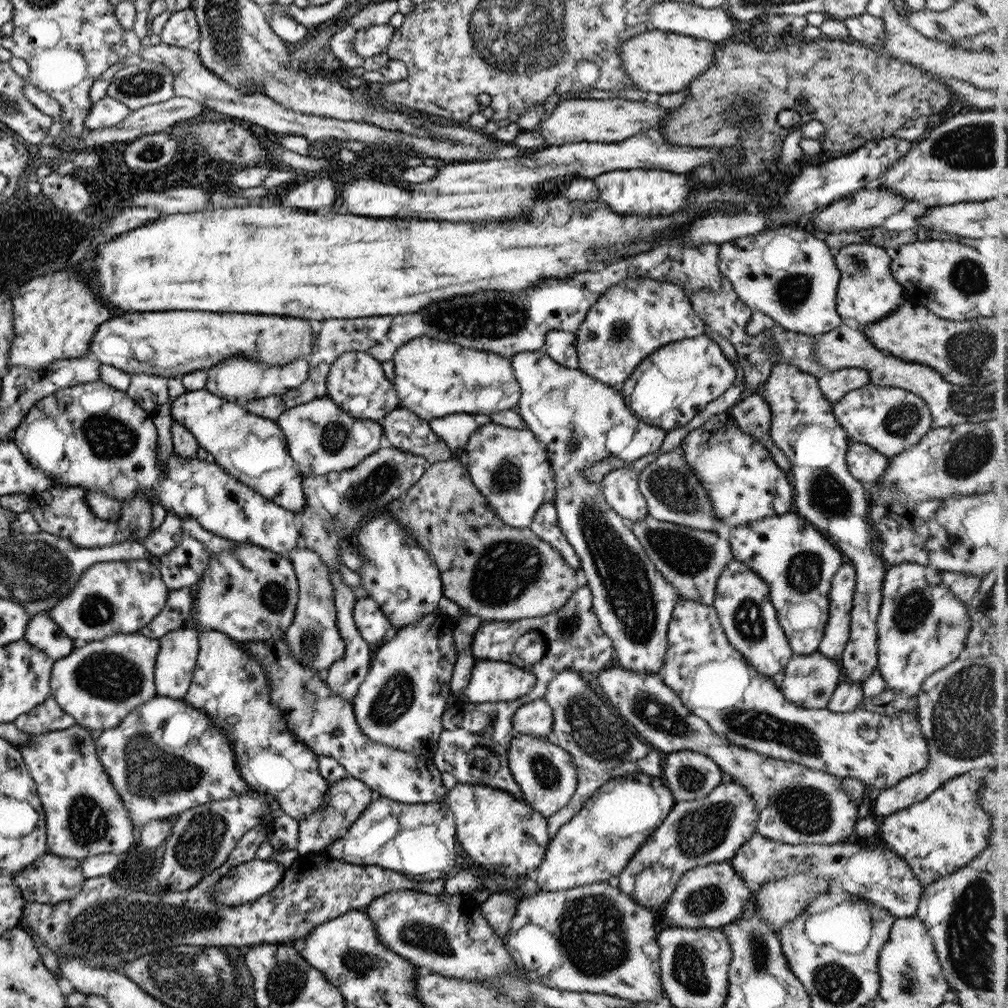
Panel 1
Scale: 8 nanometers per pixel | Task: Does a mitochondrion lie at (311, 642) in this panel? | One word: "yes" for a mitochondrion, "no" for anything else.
yes

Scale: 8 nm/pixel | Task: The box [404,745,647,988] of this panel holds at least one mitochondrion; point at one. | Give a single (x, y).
(591, 926)

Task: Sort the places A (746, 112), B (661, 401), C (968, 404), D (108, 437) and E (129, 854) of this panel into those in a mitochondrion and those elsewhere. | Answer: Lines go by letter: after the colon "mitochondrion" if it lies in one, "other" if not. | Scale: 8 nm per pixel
A: mitochondrion
B: other
C: mitochondrion
D: mitochondrion
E: other

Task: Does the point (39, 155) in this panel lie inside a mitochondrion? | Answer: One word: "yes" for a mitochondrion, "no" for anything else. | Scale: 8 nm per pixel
no

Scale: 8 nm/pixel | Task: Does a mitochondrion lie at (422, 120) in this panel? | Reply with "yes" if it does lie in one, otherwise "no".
yes

